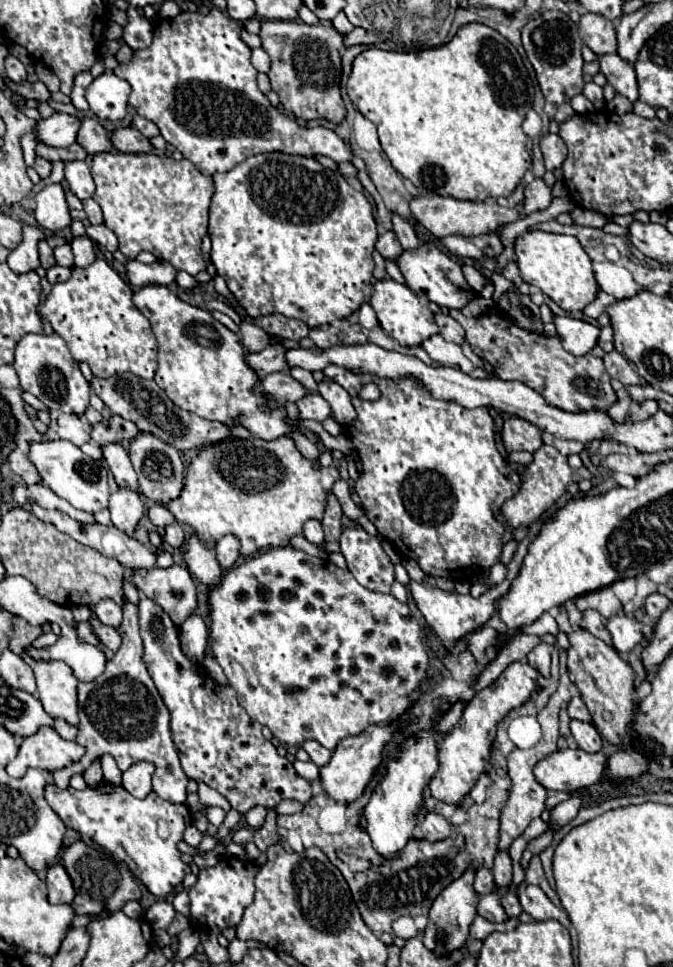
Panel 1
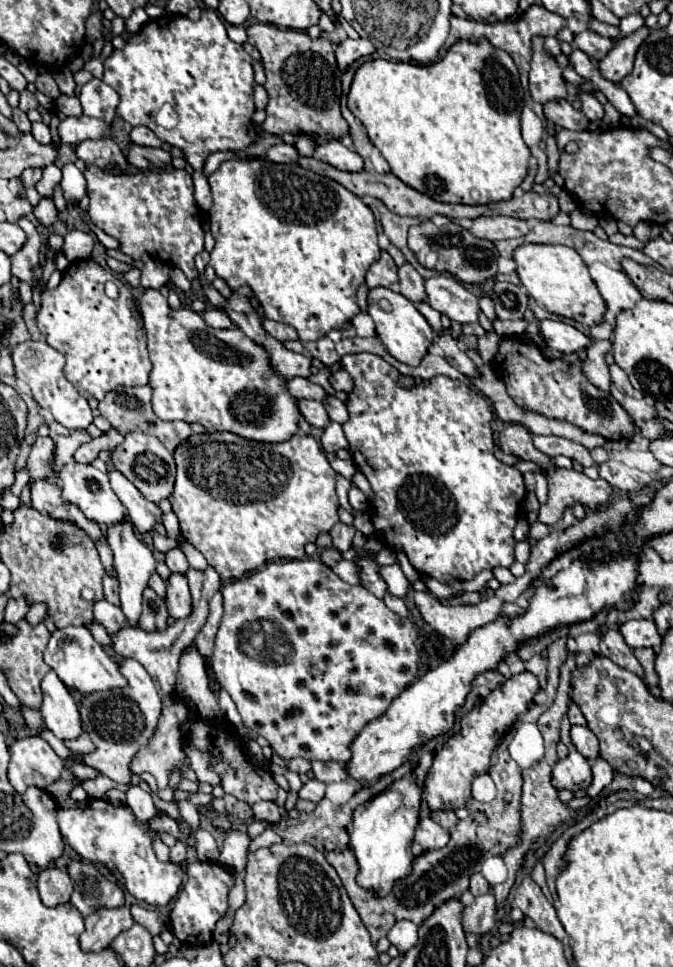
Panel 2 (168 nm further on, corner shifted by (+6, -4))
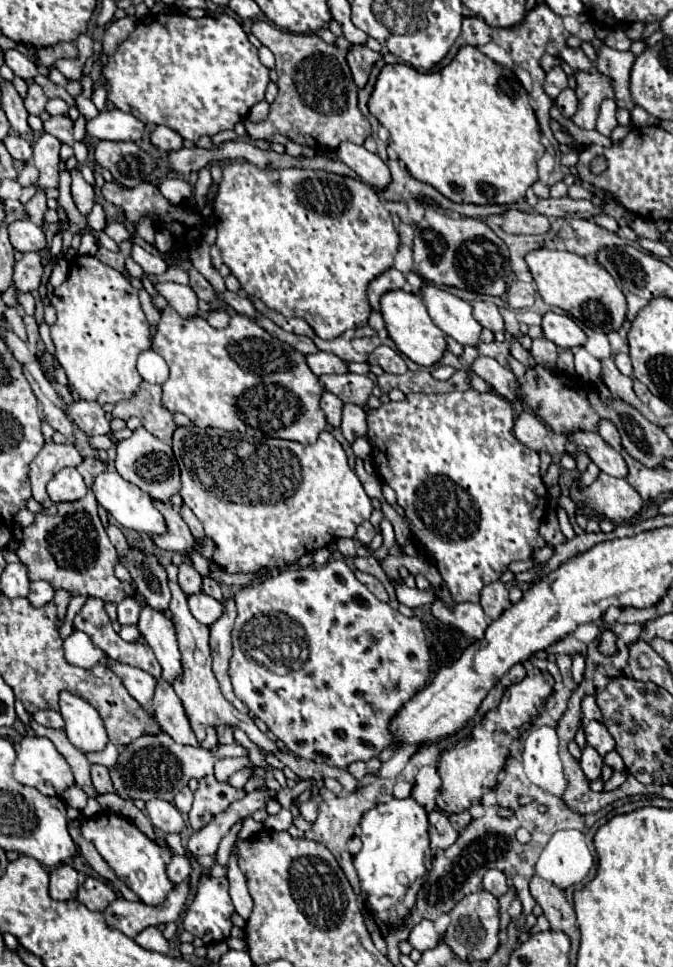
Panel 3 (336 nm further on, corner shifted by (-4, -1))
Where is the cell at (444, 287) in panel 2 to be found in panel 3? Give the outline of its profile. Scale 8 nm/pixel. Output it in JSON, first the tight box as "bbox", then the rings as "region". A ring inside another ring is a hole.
{"bbox":[471,302,505,332],"region":[[[471,302],[475,318],[491,332],[505,332],[505,322],[493,302]]]}

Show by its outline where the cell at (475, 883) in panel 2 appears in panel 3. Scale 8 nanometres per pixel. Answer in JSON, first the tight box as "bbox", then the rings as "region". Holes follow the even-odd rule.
{"bbox":[483,870,509,898],"region":[[[487,870],[485,878],[483,878],[483,888],[499,898],[499,896],[503,896],[509,890],[507,876],[501,870]]]}

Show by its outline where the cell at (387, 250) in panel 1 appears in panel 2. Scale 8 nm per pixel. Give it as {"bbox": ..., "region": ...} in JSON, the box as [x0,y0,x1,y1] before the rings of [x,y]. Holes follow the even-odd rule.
{"bbox":[367,251,397,289],"region":[[[383,251],[381,257],[367,271],[367,285],[373,289],[379,285],[391,287],[393,283],[397,283],[397,265],[391,259],[391,255],[387,251]]]}

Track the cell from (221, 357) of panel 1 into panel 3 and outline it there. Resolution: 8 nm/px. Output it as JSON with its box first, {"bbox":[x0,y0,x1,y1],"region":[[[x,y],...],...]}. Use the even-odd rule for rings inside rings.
{"bbox":[151,306,327,444],"region":[[[167,306],[161,314],[151,348],[161,354],[169,366],[169,380],[163,384],[163,406],[171,412],[185,414],[195,426],[243,432],[253,438],[283,438],[301,444],[313,444],[327,428],[327,418],[319,406],[325,388],[319,376],[309,370],[305,354],[297,354],[297,350],[265,332],[257,320],[249,316],[235,314],[227,328],[217,330],[201,316],[185,320]]]}

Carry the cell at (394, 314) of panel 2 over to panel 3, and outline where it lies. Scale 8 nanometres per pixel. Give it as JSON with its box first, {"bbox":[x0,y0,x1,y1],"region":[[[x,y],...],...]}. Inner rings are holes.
{"bbox":[381,290,447,366],"region":[[[403,290],[387,292],[381,298],[381,316],[387,324],[387,332],[389,332],[391,340],[395,342],[397,350],[403,352],[409,360],[413,360],[419,366],[433,366],[443,358],[443,352],[447,350],[445,334],[433,324],[433,320],[429,318],[429,314],[425,310],[425,304],[421,302],[419,296],[403,292]]]}

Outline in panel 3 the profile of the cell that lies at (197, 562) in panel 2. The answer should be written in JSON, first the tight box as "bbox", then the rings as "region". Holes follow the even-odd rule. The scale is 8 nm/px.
{"bbox":[203,578,224,602],"region":[[[205,578],[205,580],[203,580],[203,592],[220,602],[224,599],[220,584],[213,582],[211,578]]]}

